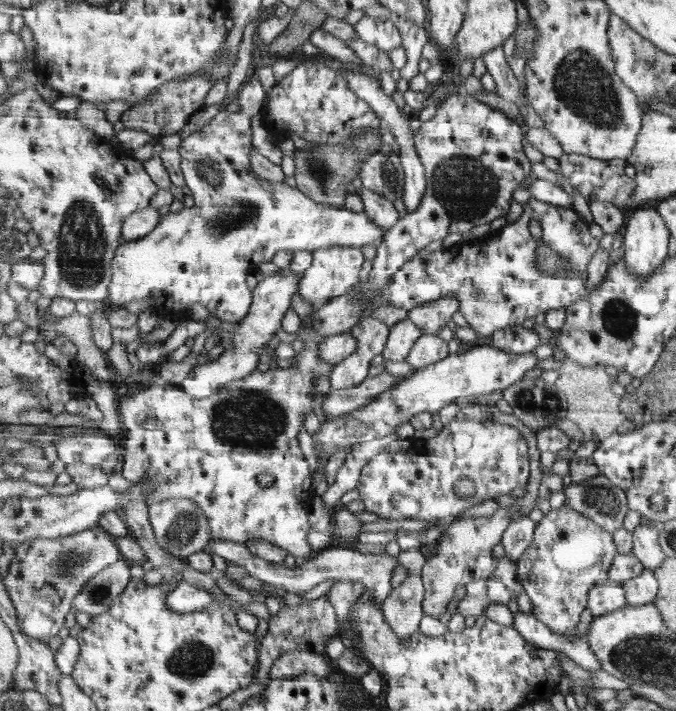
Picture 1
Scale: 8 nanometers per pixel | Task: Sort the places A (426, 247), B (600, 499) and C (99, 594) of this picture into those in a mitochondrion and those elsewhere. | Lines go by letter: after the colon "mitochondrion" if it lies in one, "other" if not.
A: other
B: mitochondrion
C: mitochondrion

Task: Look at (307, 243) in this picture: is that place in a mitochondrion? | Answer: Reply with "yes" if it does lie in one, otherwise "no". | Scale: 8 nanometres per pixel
no

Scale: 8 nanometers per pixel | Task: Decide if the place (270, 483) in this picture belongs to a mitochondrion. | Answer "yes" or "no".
no

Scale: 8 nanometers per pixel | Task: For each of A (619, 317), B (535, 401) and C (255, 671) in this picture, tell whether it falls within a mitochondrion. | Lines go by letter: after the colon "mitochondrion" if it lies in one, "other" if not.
A: mitochondrion
B: mitochondrion
C: other

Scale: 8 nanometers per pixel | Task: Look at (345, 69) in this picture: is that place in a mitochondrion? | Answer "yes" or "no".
no

